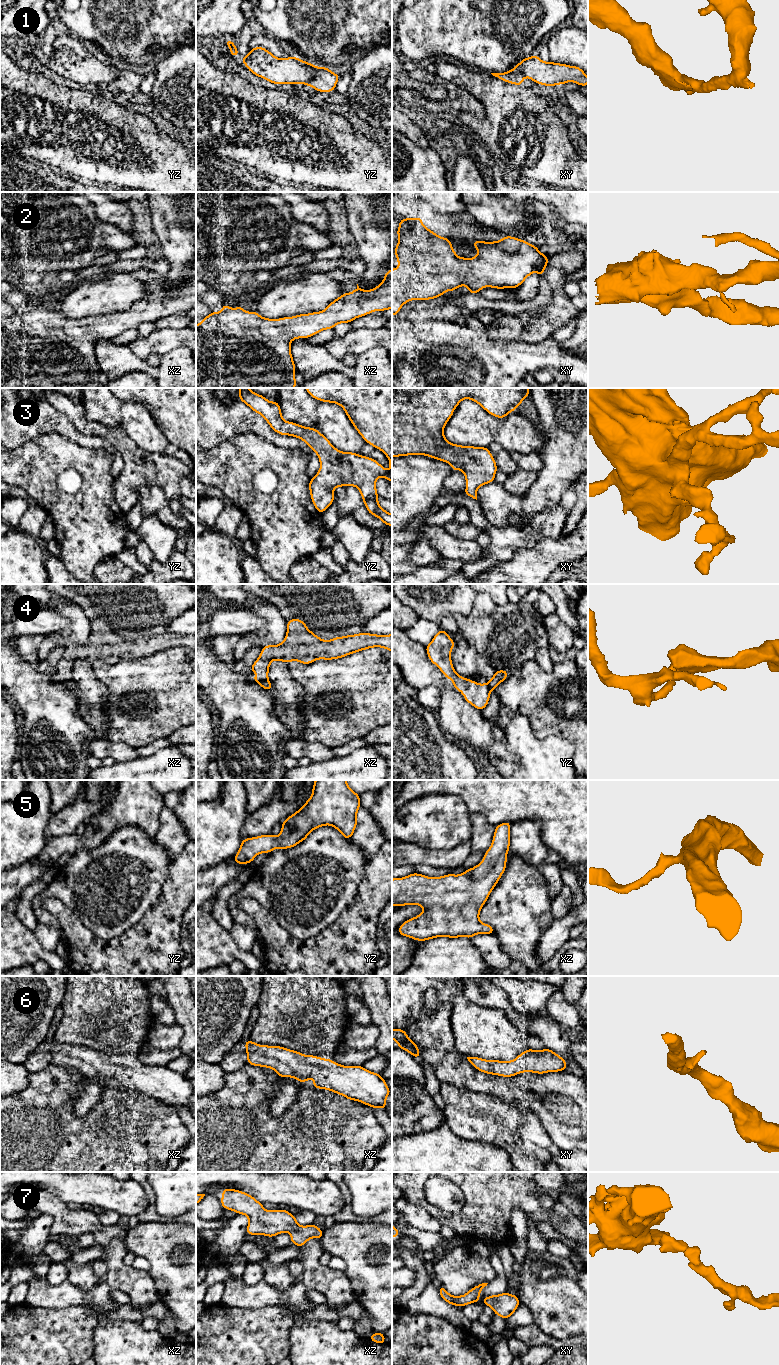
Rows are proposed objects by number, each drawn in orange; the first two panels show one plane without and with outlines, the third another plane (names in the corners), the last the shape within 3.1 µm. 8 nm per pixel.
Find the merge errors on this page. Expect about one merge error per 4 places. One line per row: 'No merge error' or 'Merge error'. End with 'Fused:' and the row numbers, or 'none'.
1: No merge error
2: No merge error
3: No merge error
4: Merge error
5: No merge error
6: No merge error
7: No merge error
Fused: 4

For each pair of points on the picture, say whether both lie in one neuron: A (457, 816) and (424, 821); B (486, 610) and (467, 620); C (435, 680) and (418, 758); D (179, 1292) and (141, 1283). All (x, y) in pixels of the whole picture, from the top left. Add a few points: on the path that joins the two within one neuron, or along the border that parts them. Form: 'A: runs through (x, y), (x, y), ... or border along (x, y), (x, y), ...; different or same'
A: runs through (449, 818), (443, 821), (432, 821); same
B: border along (496, 605), (488, 616), (475, 617), (471, 615); different
C: border along (437, 713), (437, 721), (443, 731); different
D: border along (148, 1272), (159, 1299); different

